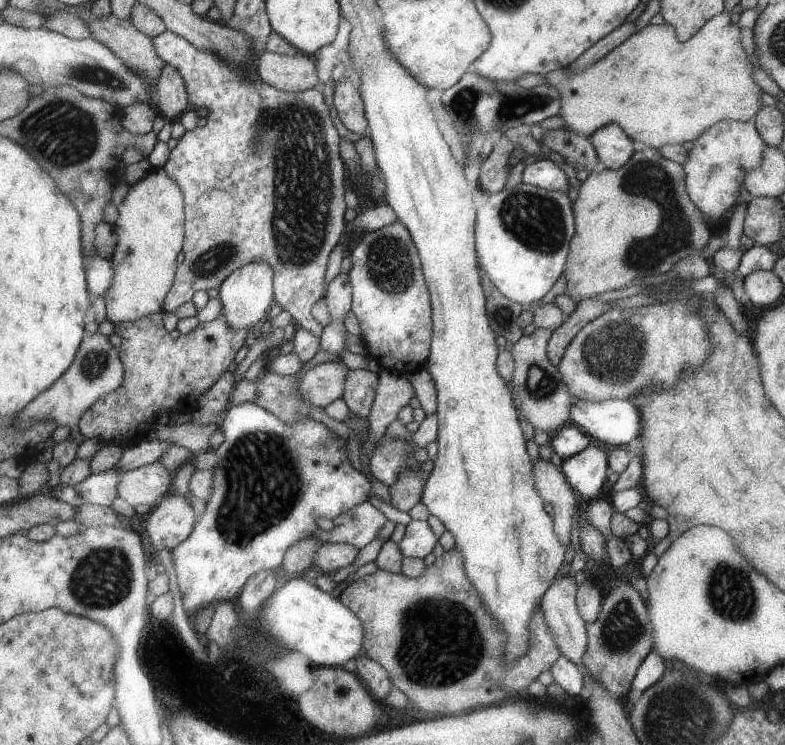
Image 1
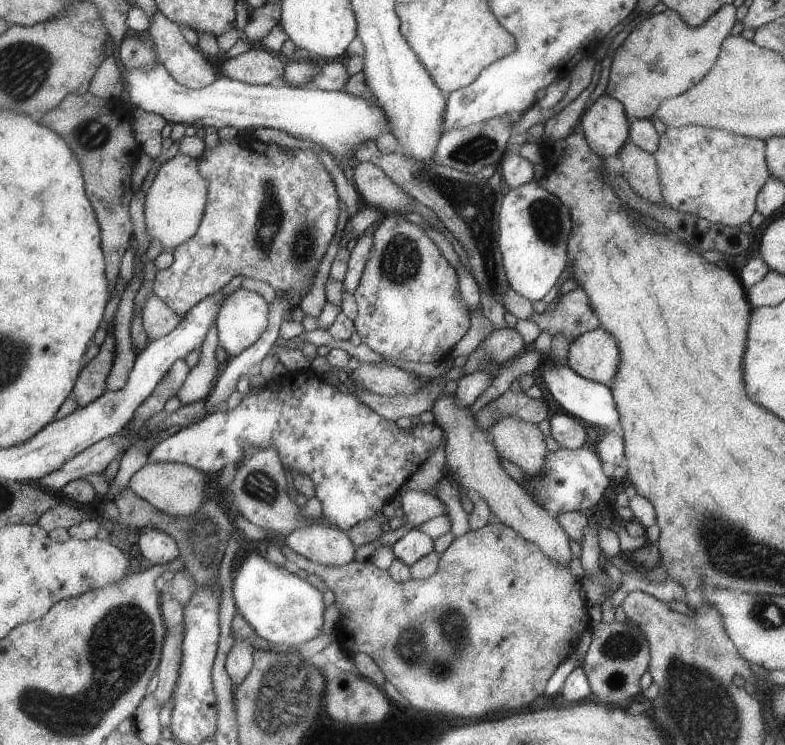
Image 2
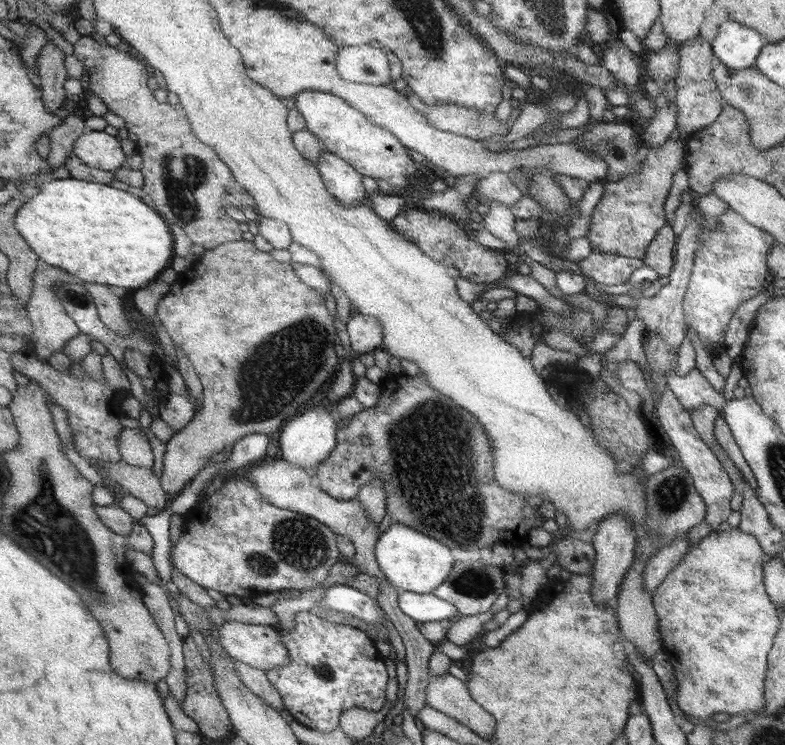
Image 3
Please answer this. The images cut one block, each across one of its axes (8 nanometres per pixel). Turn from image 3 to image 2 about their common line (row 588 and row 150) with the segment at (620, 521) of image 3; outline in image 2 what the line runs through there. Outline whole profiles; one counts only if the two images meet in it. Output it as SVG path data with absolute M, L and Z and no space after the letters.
M607 94L587 106L579 122L588 147L601 158L618 154L629 130L624 105Z

